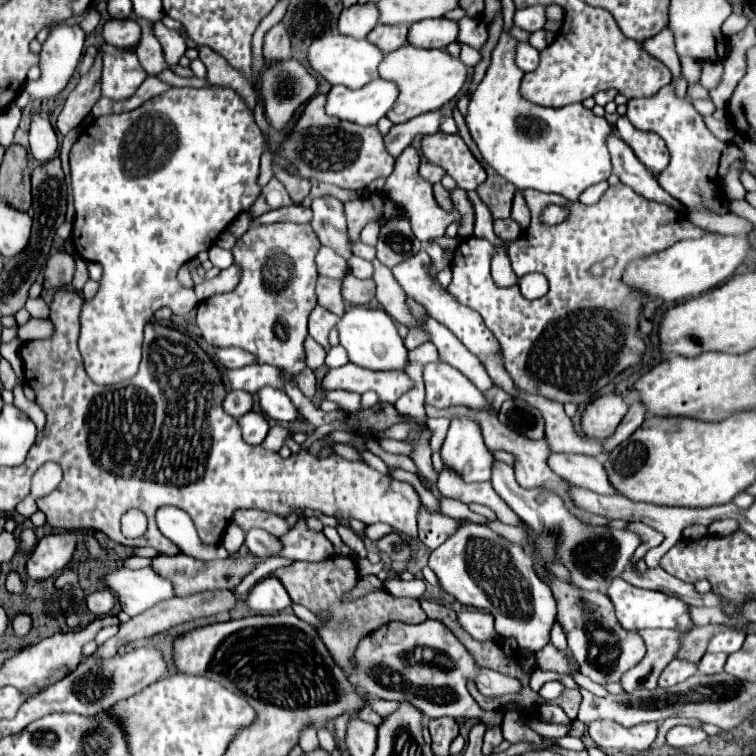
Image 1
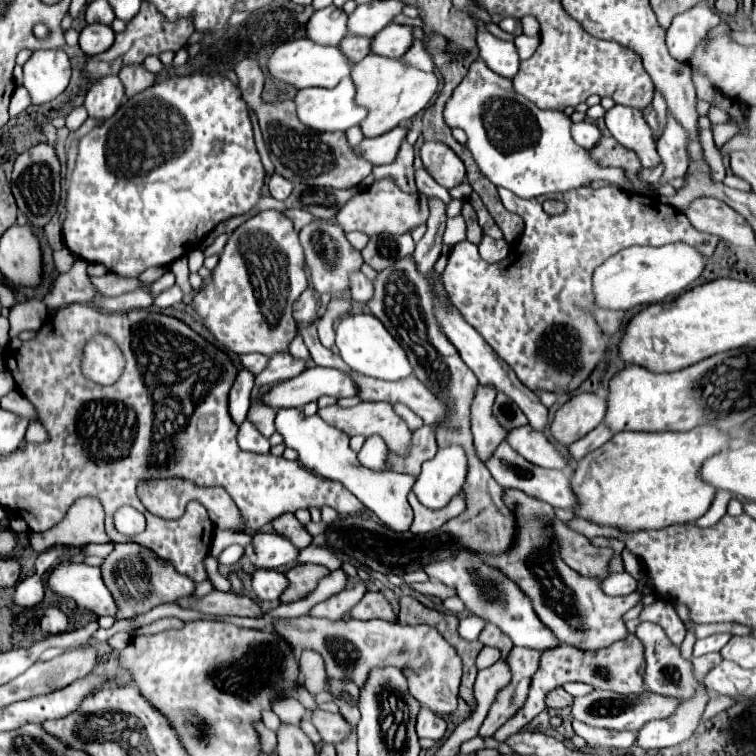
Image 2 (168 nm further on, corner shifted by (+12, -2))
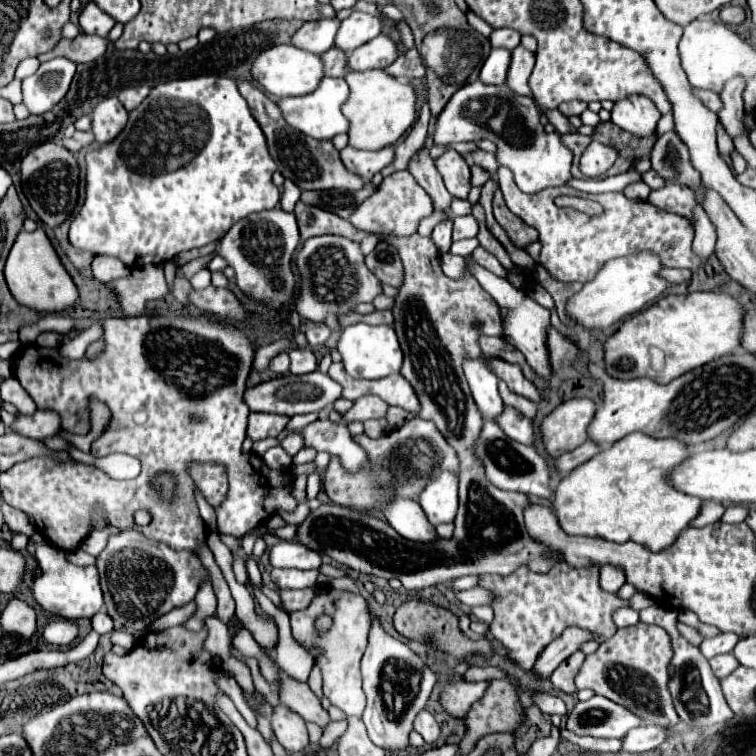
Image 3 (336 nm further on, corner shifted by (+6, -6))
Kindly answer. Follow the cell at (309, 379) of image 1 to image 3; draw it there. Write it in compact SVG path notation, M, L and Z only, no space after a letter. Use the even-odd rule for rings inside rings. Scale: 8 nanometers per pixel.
M290 350L290 374L308 374L314 372L318 368L316 356L312 354L312 350Z

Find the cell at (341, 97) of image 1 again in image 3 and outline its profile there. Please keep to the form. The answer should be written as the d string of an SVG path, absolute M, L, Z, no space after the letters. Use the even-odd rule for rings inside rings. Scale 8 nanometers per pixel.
M326 78L326 82L322 82L322 86L318 86L318 90L314 90L314 94L282 98L278 102L278 106L290 126L302 130L304 134L308 134L316 140L330 140L336 134L342 134L350 128L350 122L342 114L342 104L348 100L348 94L350 94L350 88L344 78Z

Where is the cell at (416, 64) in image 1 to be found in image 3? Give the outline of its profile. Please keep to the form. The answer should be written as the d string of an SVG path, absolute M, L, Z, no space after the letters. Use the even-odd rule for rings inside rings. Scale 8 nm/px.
M352 70L346 74L350 96L342 106L344 116L350 120L350 146L358 150L380 150L404 136L404 132L416 122L416 86L400 82L386 70Z

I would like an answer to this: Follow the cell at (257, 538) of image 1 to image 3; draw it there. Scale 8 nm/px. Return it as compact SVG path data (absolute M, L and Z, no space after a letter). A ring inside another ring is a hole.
M278 540L268 550L268 560L272 568L298 568L298 570L318 570L322 558L318 552L310 550L300 542Z

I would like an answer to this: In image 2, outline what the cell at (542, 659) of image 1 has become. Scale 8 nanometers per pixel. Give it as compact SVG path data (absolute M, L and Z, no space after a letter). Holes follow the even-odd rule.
M628 634L620 642L616 642L604 650L596 650L596 652L576 650L576 646L558 646L552 650L546 650L546 652L542 652L540 668L532 678L532 686L530 686L526 704L516 712L514 718L510 718L500 730L496 730L496 734L492 738L498 742L504 742L504 738L520 732L522 726L526 726L534 716L538 716L544 710L546 694L558 686L564 686L566 682L584 682L594 688L612 690L612 692L620 692L620 694L646 694L648 688L644 686L644 674L640 674L640 668L644 664L646 664L644 662L644 646L636 638L636 634Z

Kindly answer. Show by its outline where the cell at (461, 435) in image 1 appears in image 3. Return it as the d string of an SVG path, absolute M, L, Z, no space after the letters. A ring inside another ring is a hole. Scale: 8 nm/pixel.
M442 470L418 498L430 524L452 522L458 510L458 476L450 470Z

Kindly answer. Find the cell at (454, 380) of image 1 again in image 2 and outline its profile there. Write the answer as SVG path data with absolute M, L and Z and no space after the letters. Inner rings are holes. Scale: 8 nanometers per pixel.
M350 314L340 320L336 328L336 346L340 348L342 360L354 370L364 376L380 378L380 380L400 380L412 374L412 366L406 358L402 346L390 336L384 324L372 314Z

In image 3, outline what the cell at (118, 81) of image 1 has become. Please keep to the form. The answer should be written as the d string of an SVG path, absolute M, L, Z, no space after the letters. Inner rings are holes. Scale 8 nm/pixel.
M110 96L102 100L94 110L92 110L92 134L98 144L110 142L110 138L116 138L122 126L126 124L128 112L120 104L116 96Z

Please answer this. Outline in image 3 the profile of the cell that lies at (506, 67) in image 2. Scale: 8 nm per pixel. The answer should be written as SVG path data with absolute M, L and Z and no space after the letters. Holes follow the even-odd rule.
M492 48L488 60L480 70L480 80L488 84L506 84L512 54L506 48Z

